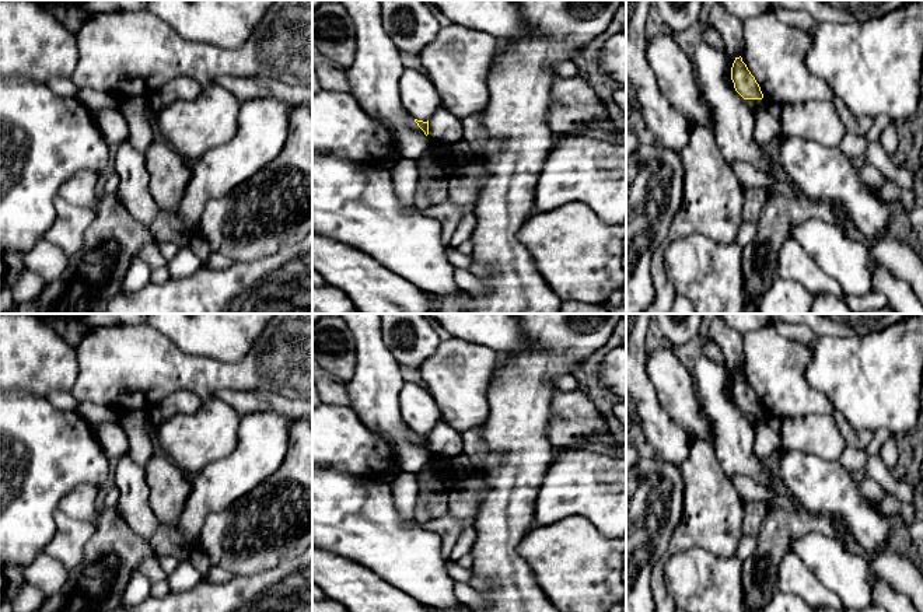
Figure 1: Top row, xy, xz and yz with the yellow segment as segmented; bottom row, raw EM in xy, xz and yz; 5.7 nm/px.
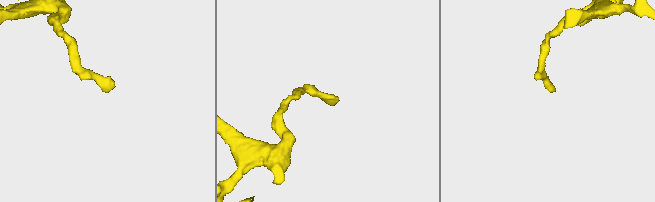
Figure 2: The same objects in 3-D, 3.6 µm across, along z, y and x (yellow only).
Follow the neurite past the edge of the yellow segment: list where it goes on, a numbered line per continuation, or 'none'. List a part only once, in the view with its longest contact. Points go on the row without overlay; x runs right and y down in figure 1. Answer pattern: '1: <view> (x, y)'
none

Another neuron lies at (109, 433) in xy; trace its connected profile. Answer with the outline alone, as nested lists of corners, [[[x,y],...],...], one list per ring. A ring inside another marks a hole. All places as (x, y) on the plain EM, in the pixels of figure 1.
[[[116,420],[92,424],[92,431],[109,462],[118,462],[129,451],[129,441]]]

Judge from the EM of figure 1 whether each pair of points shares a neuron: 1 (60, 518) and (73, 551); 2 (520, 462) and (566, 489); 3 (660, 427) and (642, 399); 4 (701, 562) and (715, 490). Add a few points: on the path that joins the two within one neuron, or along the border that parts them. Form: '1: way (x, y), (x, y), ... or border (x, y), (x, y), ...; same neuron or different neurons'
1: way (66, 527), (69, 542); same neuron
2: border (553, 458), (539, 488), (535, 509); different neurons
3: way (654, 420), (646, 406); same neuron
4: border (734, 555), (716, 558), (689, 548), (671, 556); different neurons

